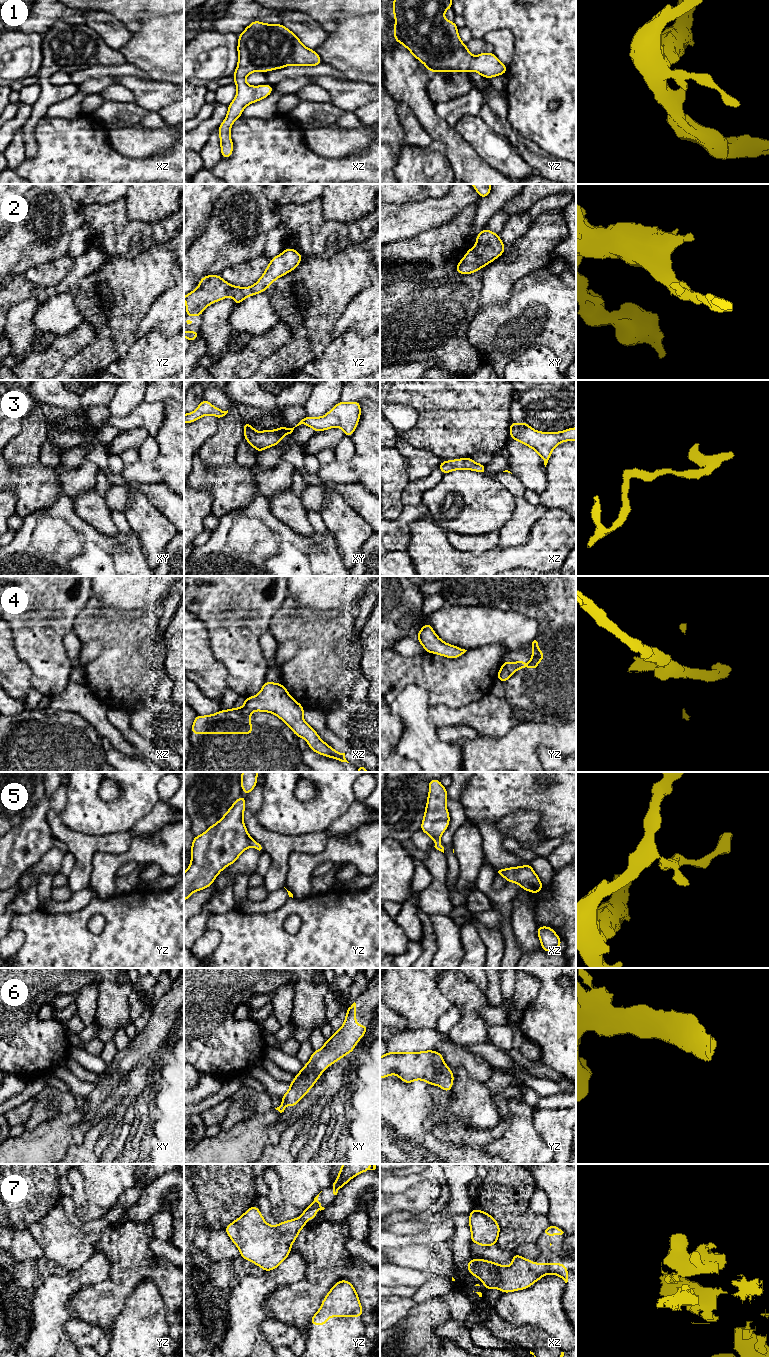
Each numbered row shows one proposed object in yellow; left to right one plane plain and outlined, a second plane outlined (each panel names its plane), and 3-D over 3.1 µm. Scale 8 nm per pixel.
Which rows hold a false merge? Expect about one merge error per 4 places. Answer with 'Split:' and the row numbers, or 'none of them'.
Split: 4, 7

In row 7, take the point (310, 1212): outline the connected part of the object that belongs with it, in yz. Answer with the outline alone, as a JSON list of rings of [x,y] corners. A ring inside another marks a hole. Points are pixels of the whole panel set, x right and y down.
[[[319,1194],[314,1198],[313,1202],[304,1210],[304,1212],[299,1217],[299,1219],[304,1221],[305,1223],[307,1223],[305,1221],[306,1219],[314,1220],[316,1218],[317,1209],[319,1209],[320,1211],[325,1209],[324,1207],[321,1206],[321,1202],[318,1200]]]

